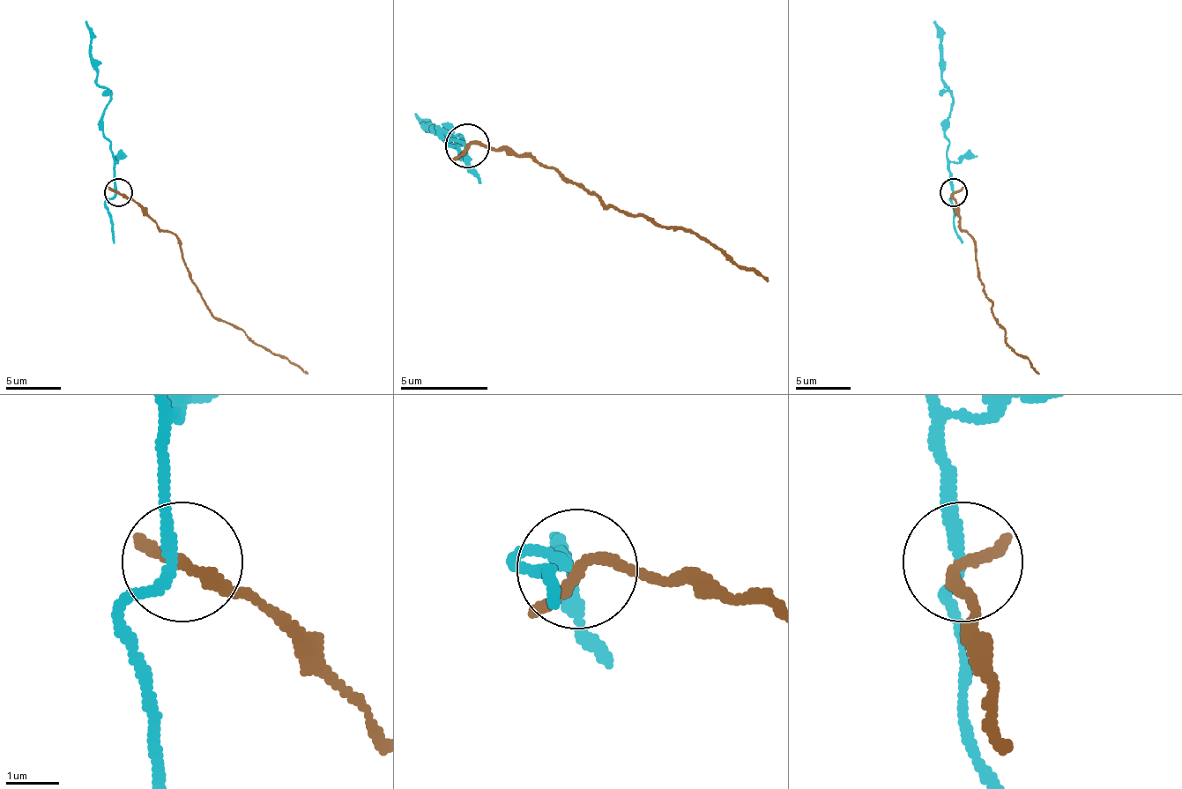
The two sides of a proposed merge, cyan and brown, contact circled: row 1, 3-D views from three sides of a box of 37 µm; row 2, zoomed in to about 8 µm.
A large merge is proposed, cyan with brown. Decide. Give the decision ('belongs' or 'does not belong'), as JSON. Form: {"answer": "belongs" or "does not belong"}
{"answer": "does not belong"}

